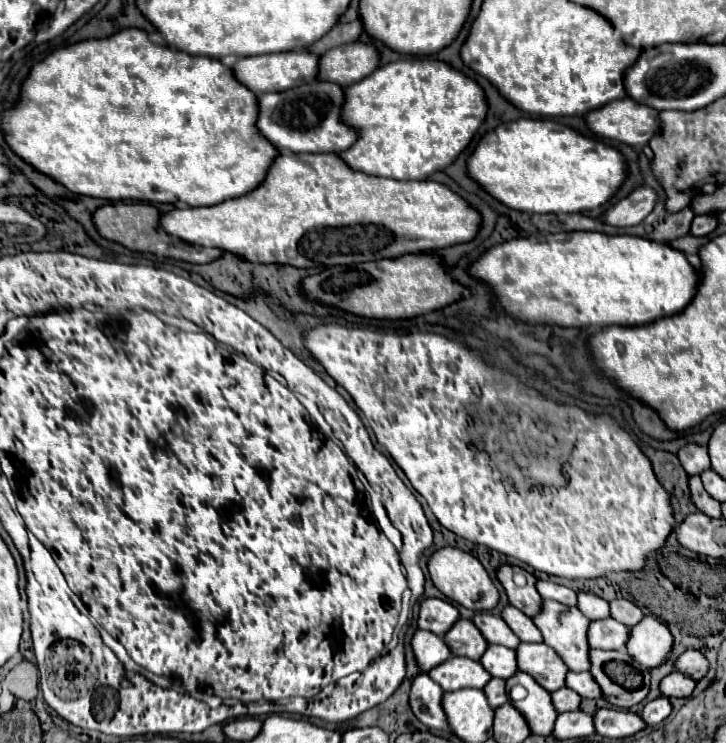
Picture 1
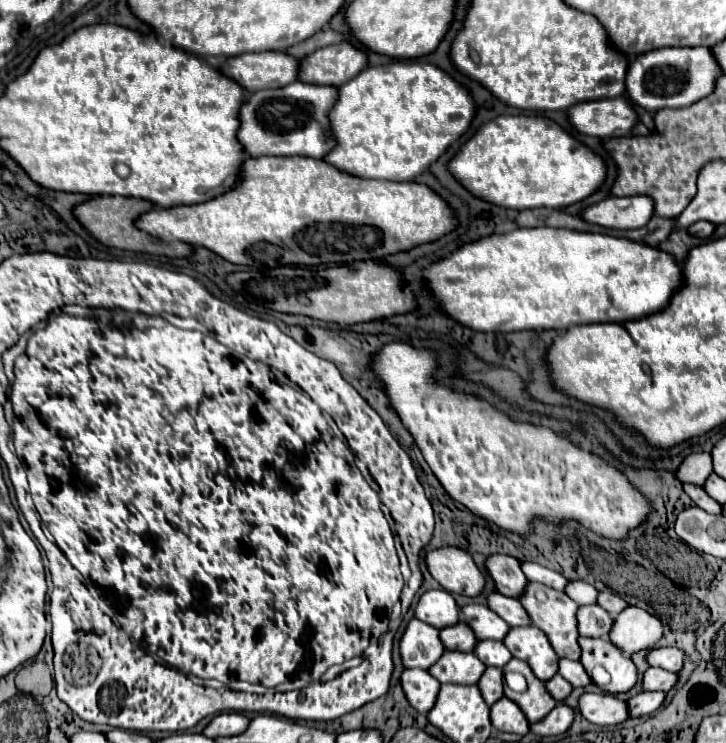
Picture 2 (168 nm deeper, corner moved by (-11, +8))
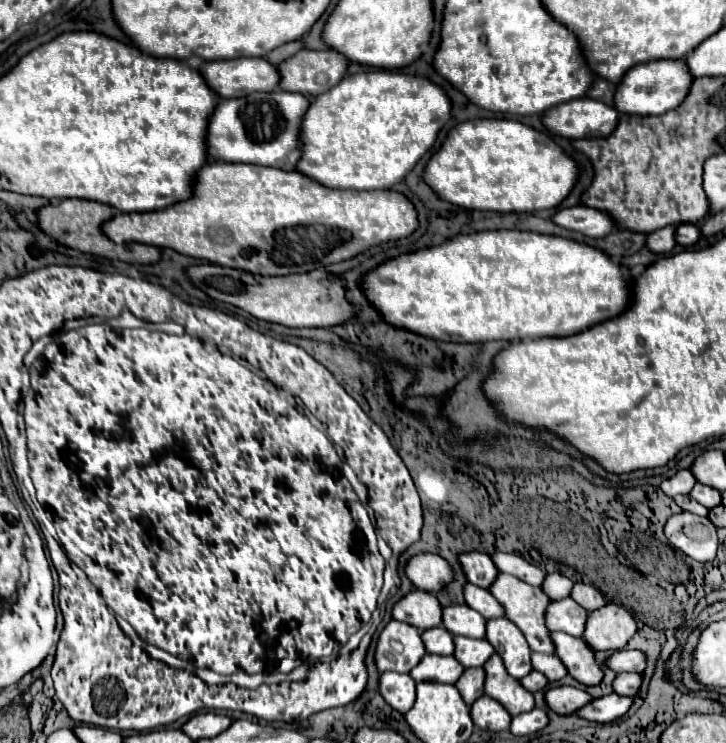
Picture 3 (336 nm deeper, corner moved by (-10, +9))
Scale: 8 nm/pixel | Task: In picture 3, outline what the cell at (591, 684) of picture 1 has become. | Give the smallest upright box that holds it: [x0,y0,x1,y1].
[532,652,568,682]

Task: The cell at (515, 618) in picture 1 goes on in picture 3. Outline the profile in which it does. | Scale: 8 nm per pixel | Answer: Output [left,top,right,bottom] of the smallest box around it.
[464,584,506,620]

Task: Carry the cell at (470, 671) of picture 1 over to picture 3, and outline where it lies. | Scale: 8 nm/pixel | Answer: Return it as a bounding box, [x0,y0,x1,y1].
[410,654,464,684]

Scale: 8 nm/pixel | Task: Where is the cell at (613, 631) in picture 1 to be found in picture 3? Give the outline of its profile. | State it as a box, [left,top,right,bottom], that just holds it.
[546,598,588,636]

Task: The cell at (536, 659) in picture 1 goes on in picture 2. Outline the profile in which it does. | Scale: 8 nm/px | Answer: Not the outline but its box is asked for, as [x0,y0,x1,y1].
[503,627,559,681]

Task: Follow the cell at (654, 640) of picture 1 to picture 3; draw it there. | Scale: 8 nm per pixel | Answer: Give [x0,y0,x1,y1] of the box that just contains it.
[584,602,638,650]

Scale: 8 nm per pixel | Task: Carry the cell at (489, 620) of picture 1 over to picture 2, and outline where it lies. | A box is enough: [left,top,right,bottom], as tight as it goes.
[461,603,509,639]

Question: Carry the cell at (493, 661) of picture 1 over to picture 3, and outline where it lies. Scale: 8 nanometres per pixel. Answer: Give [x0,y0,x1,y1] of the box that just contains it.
[454,636,496,668]

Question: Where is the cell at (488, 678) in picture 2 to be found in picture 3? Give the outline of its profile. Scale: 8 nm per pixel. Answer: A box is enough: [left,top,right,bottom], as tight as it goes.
[456,668,486,704]

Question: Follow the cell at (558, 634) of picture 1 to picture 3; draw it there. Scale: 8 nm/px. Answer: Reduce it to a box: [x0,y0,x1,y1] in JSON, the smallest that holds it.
[490,574,554,654]

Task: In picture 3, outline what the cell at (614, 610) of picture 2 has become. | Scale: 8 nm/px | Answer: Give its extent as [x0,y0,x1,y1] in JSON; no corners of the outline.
[570,582,606,610]

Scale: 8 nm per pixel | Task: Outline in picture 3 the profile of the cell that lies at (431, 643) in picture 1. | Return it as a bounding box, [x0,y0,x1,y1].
[376,620,426,672]

